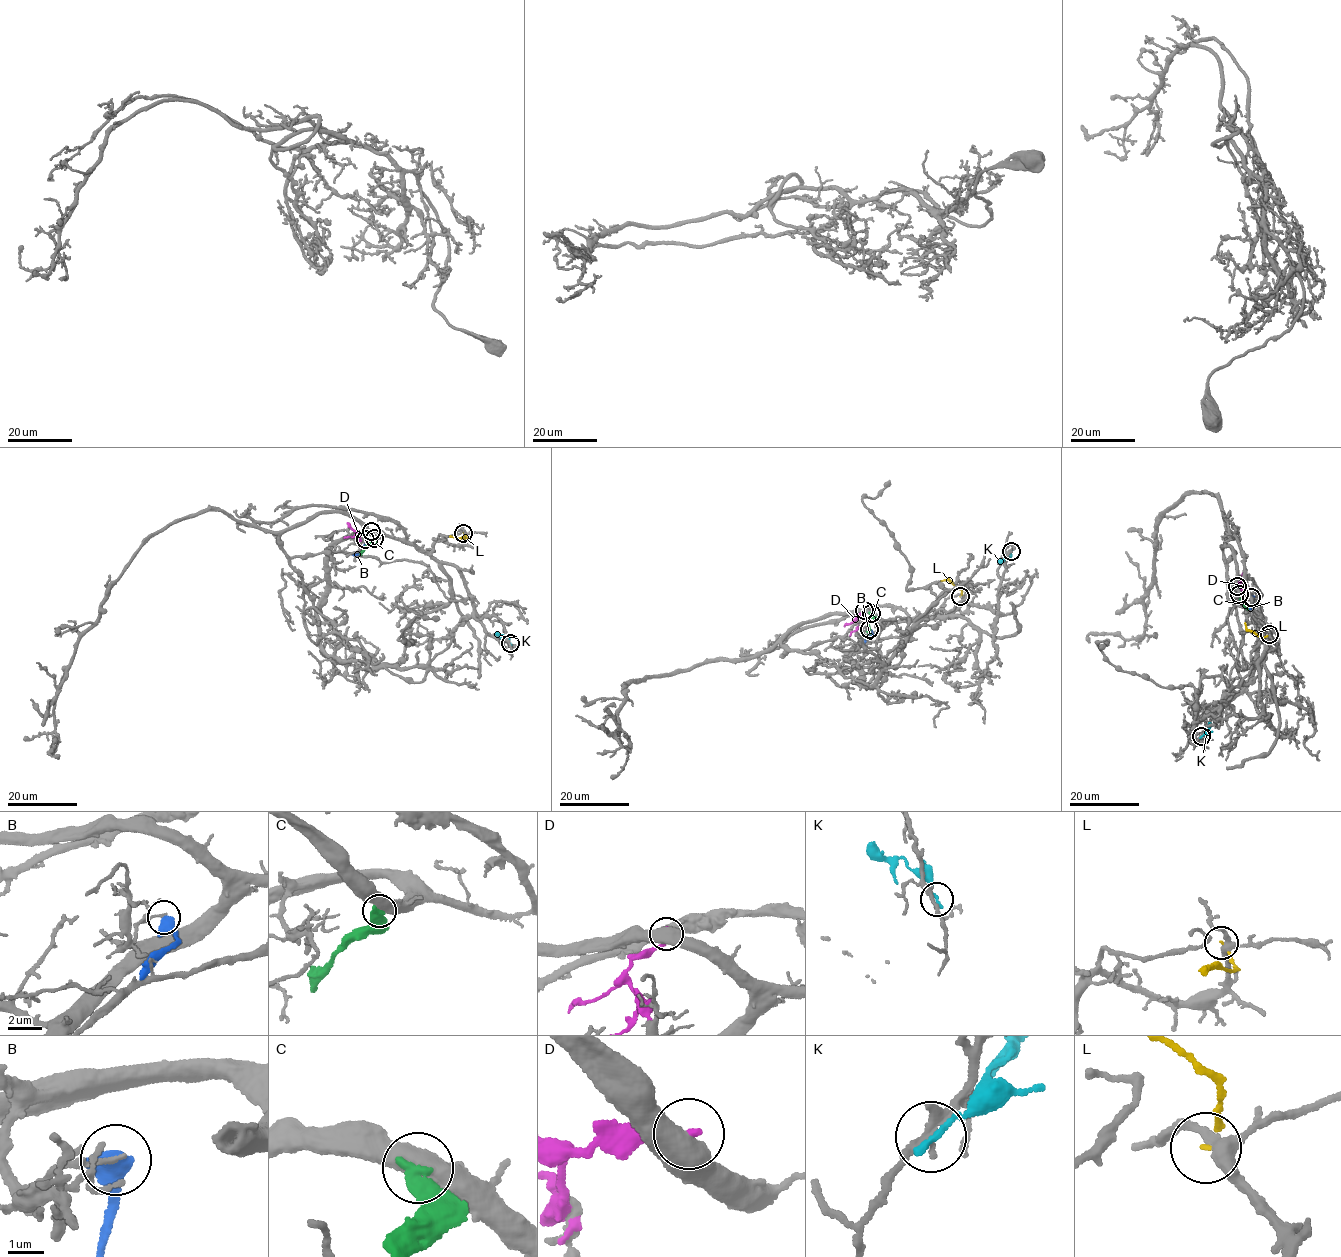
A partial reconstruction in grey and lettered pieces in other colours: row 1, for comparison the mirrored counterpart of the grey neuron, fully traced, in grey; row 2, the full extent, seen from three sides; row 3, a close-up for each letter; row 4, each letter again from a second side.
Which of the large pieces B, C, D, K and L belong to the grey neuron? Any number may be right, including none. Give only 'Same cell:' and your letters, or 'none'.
Same cell: none

